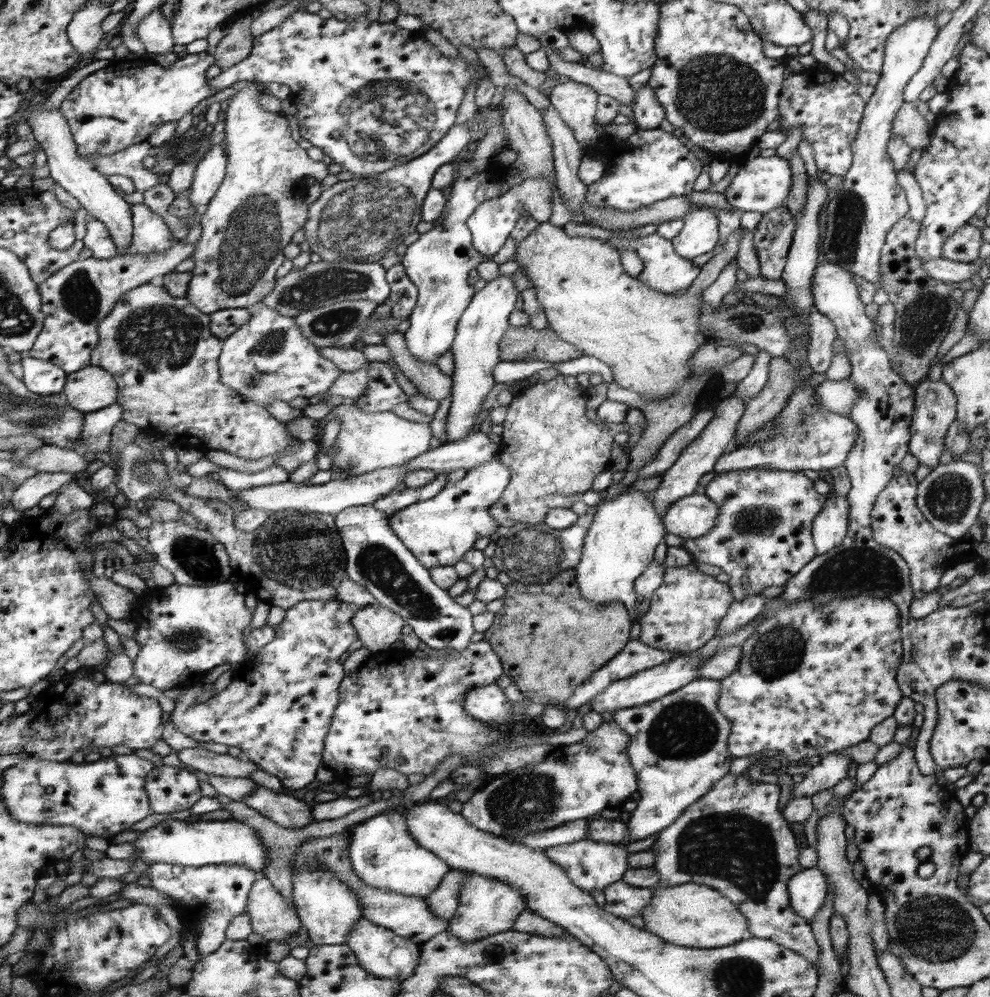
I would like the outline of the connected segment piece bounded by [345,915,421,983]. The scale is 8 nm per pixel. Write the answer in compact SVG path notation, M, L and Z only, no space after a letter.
M364 915L357 920L345 942L356 953L357 960L366 969L366 972L374 973L374 976L386 978L386 980L408 980L417 971L420 963L421 948L417 942L412 941L382 925L374 924Z

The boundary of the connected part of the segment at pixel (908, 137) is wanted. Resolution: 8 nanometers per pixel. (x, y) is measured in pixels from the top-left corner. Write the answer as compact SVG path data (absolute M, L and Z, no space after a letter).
M903 102L893 120L893 135L898 135L911 146L912 150L924 150L930 142L932 126L918 112L913 102Z

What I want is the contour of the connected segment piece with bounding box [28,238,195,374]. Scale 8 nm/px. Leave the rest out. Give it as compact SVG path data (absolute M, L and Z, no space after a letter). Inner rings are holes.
M178 238L172 246L159 253L143 255L130 252L117 254L106 260L92 255L77 259L66 268L55 272L38 285L43 298L45 320L43 330L28 355L36 360L56 364L67 374L90 367L94 349L100 339L98 325L112 312L121 296L133 288L158 281L158 278L161 279L165 274L176 270L179 264L192 258L194 251L194 242L184 243Z

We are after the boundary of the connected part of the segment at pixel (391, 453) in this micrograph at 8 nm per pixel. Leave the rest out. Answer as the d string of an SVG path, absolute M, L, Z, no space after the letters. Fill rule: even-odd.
M346 399L330 411L328 419L340 421L340 431L335 445L337 450L332 456L332 467L350 473L349 476L372 472L376 469L404 466L414 458L431 450L432 428L429 424L410 422L398 417L394 411L364 413L354 406L352 399Z

